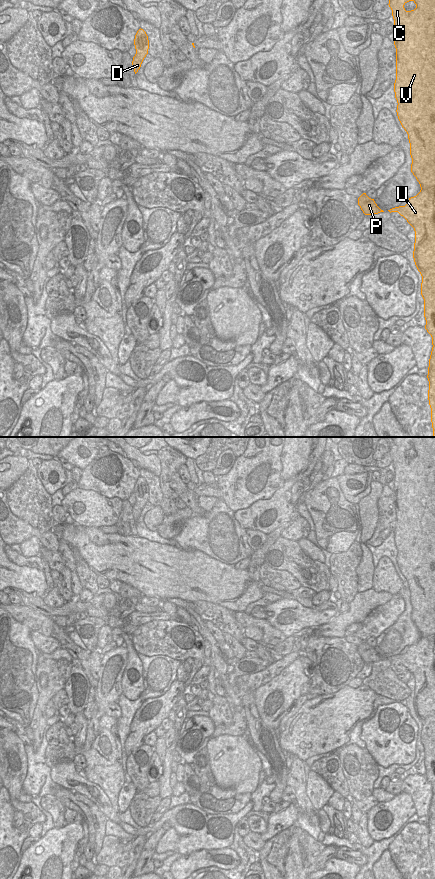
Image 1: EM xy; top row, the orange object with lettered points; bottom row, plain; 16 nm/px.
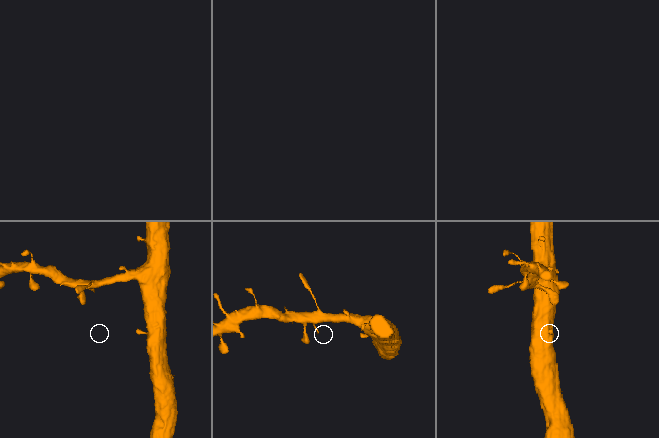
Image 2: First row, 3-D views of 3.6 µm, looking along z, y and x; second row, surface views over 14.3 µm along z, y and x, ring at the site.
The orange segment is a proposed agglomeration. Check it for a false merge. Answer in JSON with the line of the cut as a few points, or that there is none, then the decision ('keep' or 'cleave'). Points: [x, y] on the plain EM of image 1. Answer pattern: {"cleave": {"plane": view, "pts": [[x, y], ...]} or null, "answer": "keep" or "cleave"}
{"cleave": null, "answer": "keep"}

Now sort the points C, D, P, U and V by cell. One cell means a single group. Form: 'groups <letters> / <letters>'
groups C D P U V

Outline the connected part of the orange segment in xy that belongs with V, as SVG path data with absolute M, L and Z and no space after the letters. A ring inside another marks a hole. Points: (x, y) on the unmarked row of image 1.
M385 437L394 467L396 496L397 564L408 582L411 620L420 632L420 640L409 646L405 654L388 658L398 660L414 676L413 706L422 724L421 743L424 747L425 777L432 785L432 799L428 815L428 848L431 870L435 879L435 437ZM413 449L416 456L406 459L404 453Z

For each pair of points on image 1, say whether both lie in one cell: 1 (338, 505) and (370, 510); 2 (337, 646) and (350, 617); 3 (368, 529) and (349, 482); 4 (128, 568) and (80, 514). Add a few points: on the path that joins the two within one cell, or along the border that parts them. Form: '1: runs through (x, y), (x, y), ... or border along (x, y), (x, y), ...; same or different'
1: border along (360, 519), (361, 529); different
2: border along (317, 632), (323, 636), (344, 637); different
3: border along (371, 482), (370, 491), (357, 503); different
4: border along (74, 523), (99, 528); different

